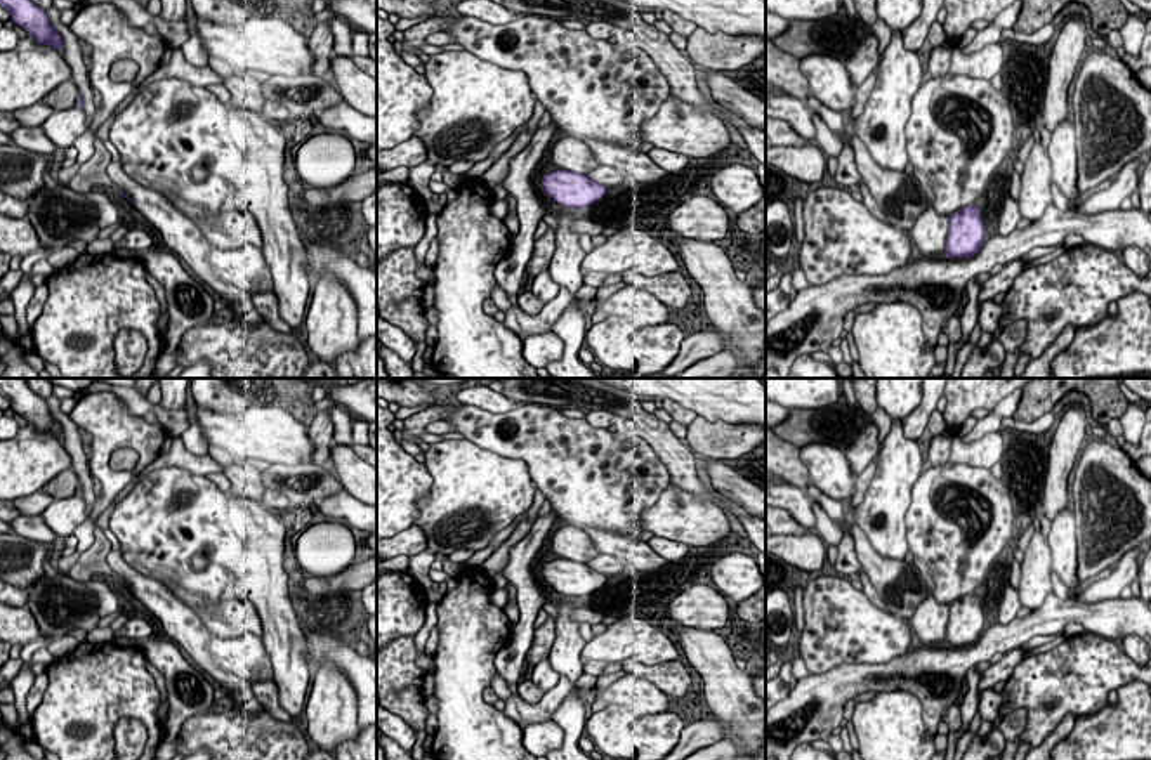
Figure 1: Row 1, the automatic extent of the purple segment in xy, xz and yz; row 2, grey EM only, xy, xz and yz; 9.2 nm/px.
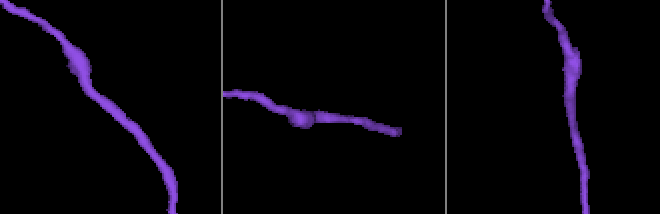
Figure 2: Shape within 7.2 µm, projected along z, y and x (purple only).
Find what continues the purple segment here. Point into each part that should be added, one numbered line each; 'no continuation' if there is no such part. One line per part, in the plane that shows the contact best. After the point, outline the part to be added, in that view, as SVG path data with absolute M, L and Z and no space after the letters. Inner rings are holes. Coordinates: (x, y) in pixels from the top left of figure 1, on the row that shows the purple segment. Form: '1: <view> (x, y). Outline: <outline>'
1: yz (929, 233). Outline: M929 203L915 220L911 236L918 257L946 257L948 217L939 215Z

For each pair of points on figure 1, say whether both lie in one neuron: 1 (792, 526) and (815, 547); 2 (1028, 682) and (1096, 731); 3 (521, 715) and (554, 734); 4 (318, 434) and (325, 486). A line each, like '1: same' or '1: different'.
1: same
2: different
3: different
4: different

